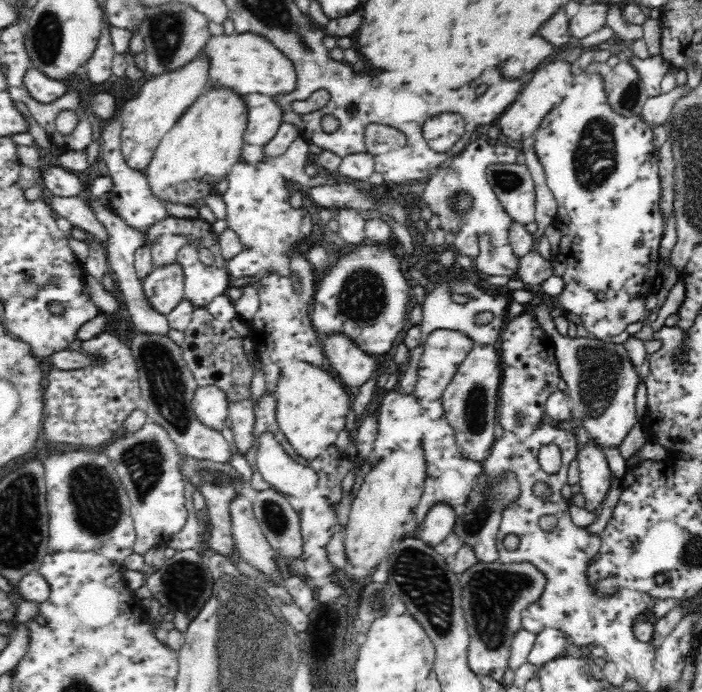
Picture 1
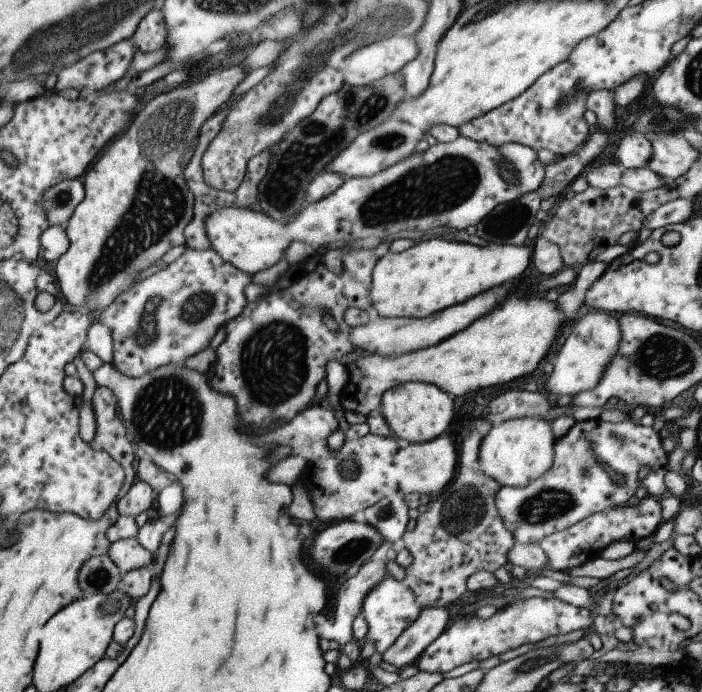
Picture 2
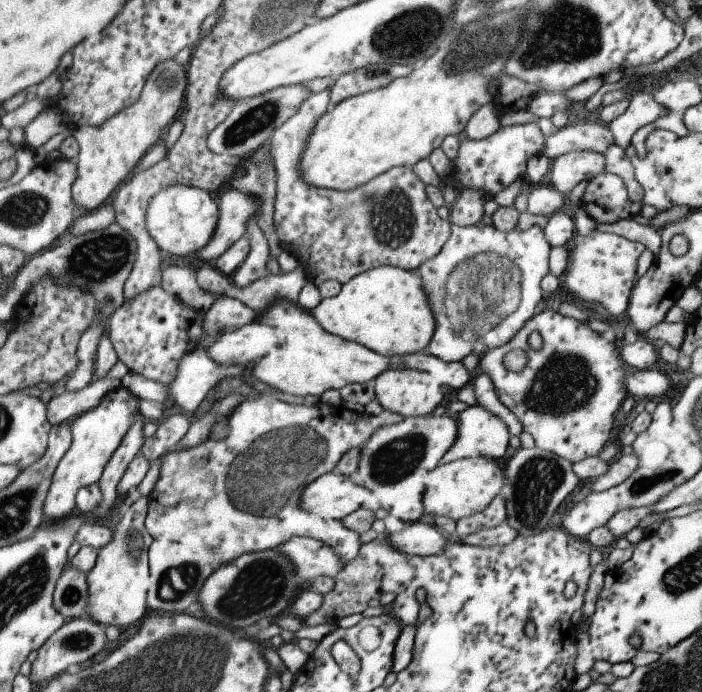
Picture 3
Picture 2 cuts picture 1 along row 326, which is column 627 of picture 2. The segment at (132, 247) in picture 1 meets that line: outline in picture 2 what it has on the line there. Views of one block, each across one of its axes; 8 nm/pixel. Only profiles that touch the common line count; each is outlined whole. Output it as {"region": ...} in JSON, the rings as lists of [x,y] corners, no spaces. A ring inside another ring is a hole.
{"region":[[[638,131],[624,136],[615,153],[617,164],[624,170],[646,167],[652,155],[652,141]]]}

